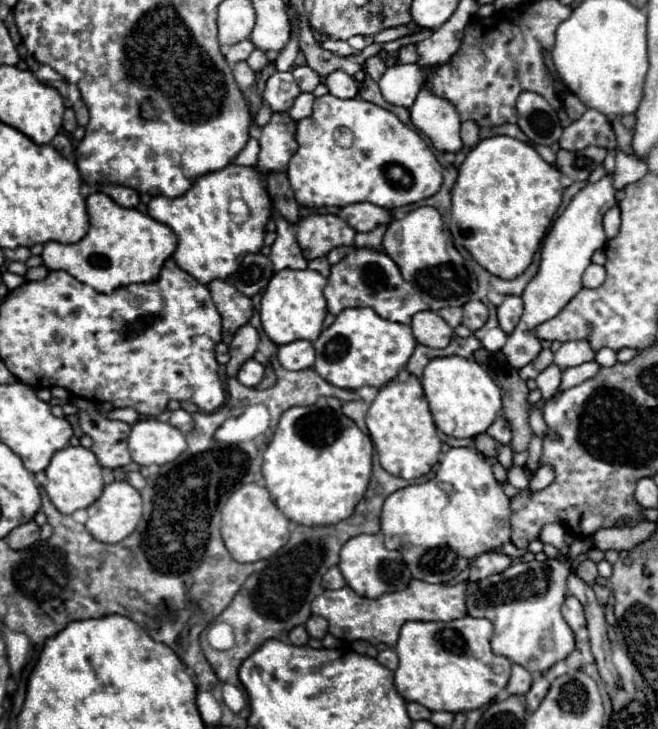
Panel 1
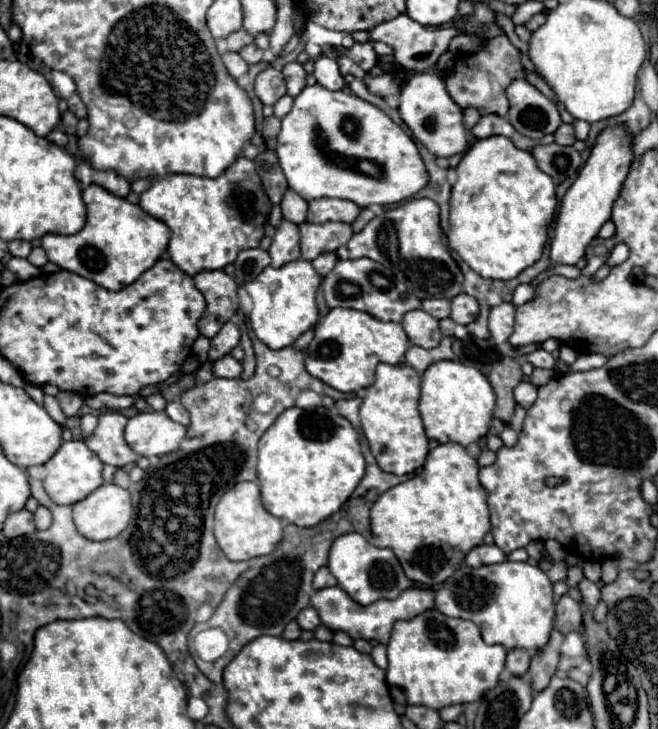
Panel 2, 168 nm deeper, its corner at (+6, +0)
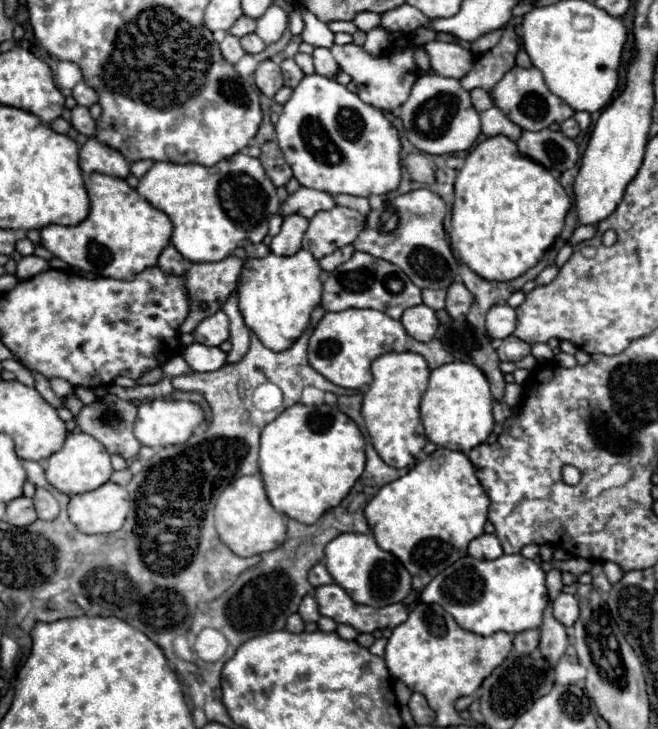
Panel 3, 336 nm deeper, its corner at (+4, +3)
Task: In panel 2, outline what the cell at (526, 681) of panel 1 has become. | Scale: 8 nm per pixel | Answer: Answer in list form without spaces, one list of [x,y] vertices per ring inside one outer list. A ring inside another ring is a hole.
[[[511,649],[507,653],[507,661],[505,667],[513,673],[513,675],[525,675],[529,669],[529,661],[531,661],[531,653],[525,649]]]

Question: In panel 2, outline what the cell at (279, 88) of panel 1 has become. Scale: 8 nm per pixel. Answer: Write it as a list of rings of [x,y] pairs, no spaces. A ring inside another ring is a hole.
[[[267,67],[255,79],[255,95],[261,99],[263,105],[273,105],[287,93],[283,73],[275,67]]]

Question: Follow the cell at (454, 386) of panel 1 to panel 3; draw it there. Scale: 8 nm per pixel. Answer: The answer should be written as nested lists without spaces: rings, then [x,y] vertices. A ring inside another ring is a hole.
[[[449,362],[431,370],[429,386],[421,400],[421,420],[425,434],[437,446],[449,450],[469,452],[477,444],[483,444],[493,430],[493,396],[485,374],[469,362]]]

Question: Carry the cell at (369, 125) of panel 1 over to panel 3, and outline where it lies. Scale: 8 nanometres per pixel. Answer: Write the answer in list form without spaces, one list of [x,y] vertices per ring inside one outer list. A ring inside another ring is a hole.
[[[319,74],[305,76],[283,106],[275,132],[285,162],[305,188],[323,190],[333,196],[371,196],[389,194],[401,184],[403,164],[399,130],[379,108],[363,102],[337,80]],[[333,148],[341,152],[337,164],[331,160]]]

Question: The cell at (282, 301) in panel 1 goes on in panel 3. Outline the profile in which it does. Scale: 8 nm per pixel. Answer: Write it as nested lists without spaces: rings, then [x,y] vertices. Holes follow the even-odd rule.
[[[299,250],[293,256],[275,256],[265,258],[247,258],[243,272],[239,276],[239,308],[245,318],[245,324],[259,336],[261,344],[273,352],[281,352],[291,346],[293,340],[309,324],[309,316],[315,306],[321,302],[321,268],[311,252]]]

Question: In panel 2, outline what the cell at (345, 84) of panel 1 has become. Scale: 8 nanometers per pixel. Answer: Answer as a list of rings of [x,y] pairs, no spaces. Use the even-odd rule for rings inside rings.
[[[325,55],[317,57],[313,61],[313,75],[315,75],[319,85],[323,85],[323,87],[327,87],[331,91],[339,91],[339,89],[345,87],[345,81],[343,81],[343,77],[339,73],[339,65],[331,57],[325,57]]]

